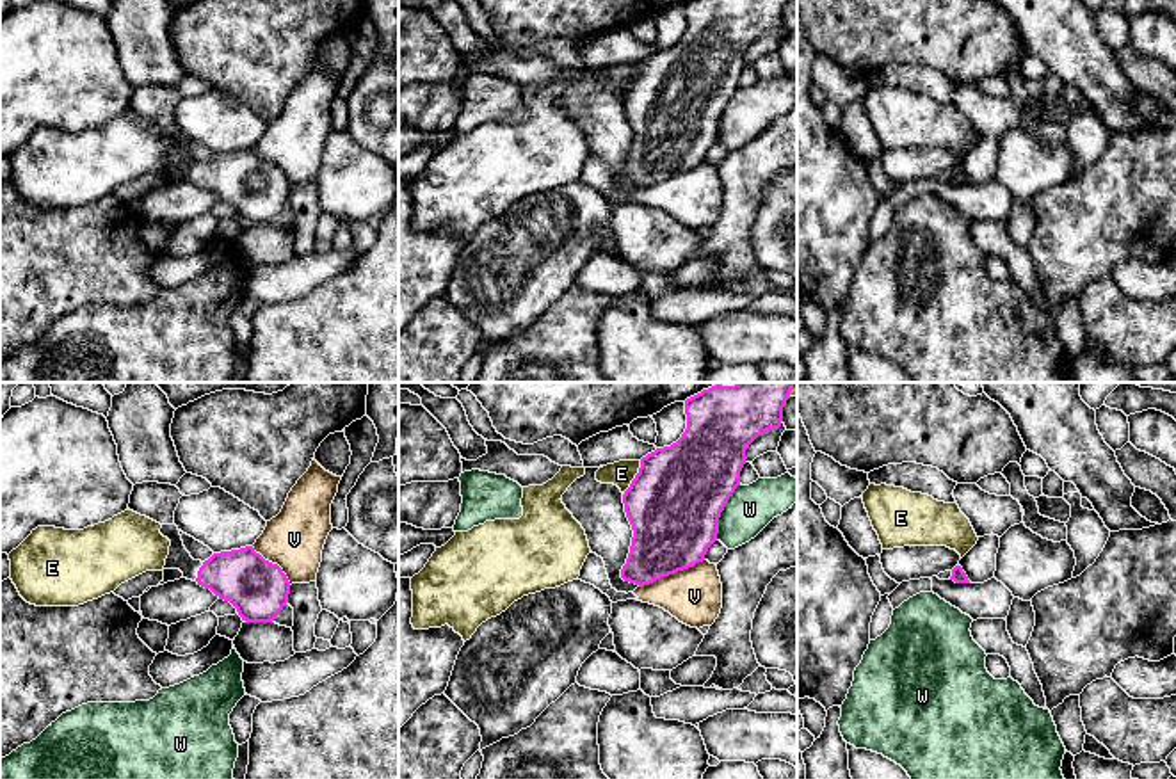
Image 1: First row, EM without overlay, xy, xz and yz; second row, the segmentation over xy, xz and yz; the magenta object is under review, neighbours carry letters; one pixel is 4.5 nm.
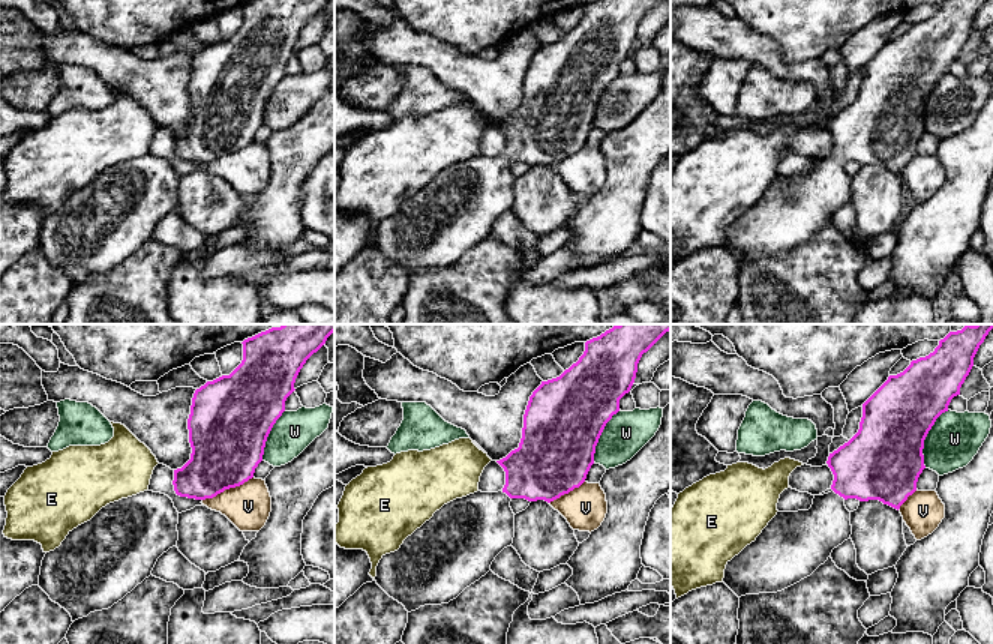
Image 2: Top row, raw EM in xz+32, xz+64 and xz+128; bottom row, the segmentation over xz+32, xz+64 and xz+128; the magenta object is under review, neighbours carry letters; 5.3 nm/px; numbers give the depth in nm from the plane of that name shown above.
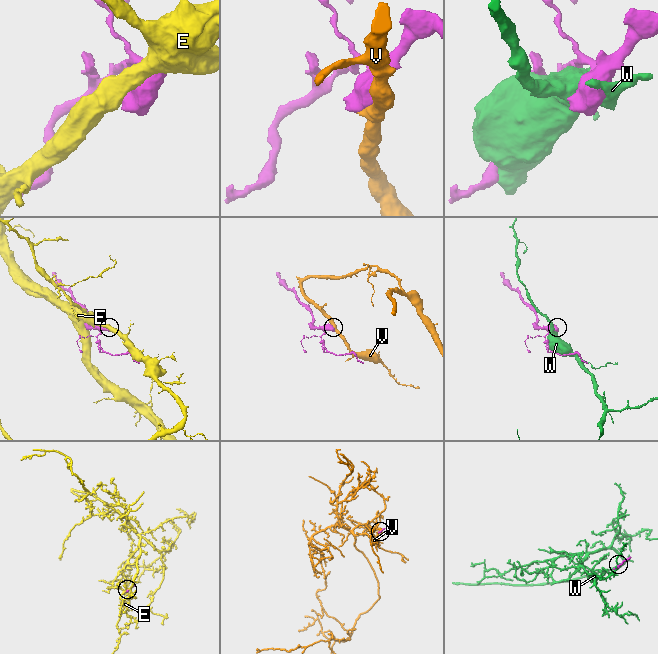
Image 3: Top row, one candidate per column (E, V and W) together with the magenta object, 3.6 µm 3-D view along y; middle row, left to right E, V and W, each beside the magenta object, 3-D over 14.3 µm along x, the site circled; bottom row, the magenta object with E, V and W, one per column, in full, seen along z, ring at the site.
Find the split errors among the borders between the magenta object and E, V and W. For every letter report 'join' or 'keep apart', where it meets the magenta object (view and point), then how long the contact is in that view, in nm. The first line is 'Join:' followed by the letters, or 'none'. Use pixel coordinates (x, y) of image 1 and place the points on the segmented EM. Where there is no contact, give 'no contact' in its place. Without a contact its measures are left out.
Join: none
E: keep apart; meets magenta in xz at (634, 479); contact 180 nm long
V: keep apart; meets magenta in xz at (671, 573); contact 320 nm long
W: keep apart; meets magenta in xz at (721, 511); contact 280 nm long

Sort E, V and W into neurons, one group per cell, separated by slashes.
E / V / W

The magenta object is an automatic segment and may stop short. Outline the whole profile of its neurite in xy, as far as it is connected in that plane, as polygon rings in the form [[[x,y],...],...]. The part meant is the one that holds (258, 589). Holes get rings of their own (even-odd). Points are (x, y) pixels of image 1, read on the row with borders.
[[[162,525],[160,534],[171,541],[164,569],[180,569],[183,578],[210,589],[230,601],[246,622],[272,622],[288,603],[290,582],[278,564],[265,560],[253,546],[213,553],[208,560],[194,560],[185,550],[176,525]]]

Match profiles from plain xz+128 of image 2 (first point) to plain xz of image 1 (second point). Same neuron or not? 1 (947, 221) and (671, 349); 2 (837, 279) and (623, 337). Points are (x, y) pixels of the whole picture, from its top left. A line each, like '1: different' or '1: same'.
1: different
2: different

